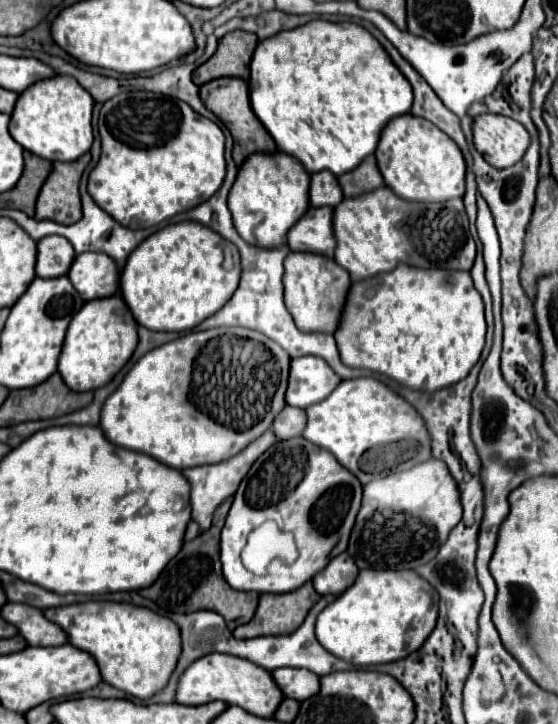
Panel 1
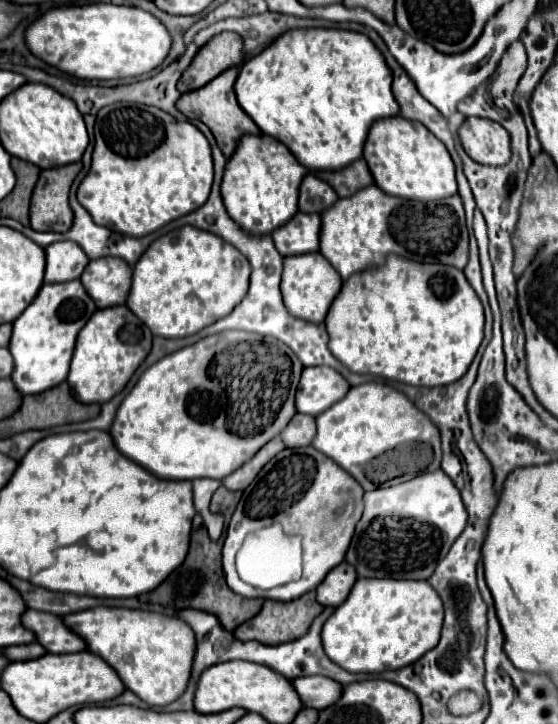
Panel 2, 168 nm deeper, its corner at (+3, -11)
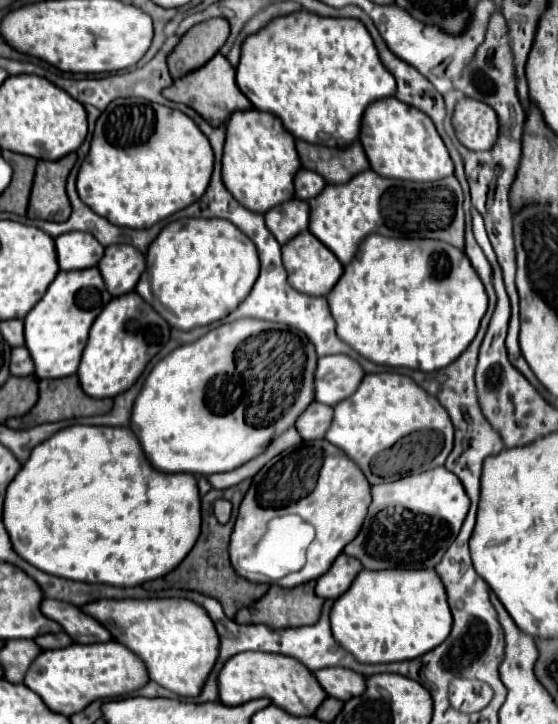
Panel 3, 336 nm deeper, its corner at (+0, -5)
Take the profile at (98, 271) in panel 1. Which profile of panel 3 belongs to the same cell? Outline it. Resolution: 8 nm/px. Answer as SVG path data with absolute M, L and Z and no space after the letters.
M114 244L106 248L106 254L100 260L98 268L102 270L102 276L106 278L106 288L112 296L128 294L136 288L146 268L146 258L134 246Z

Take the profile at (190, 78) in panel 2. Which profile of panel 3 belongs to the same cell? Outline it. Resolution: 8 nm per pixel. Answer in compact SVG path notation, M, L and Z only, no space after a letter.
M210 18L192 26L168 54L168 70L172 78L180 78L190 70L204 66L226 42L230 26L224 18Z

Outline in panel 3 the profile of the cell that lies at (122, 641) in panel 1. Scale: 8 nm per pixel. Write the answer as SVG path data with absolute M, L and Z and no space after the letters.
M124 598L96 600L82 608L86 614L102 622L120 644L136 652L150 674L150 680L180 694L198 696L218 660L220 638L208 612L188 598Z

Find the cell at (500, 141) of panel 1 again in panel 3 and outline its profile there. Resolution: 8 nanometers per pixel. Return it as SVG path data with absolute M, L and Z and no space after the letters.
M474 98L458 100L452 126L458 140L470 150L490 150L498 136L498 118L494 110Z

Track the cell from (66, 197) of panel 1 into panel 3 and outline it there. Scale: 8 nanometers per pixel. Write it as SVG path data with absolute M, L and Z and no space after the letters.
M68 154L56 162L40 160L28 202L28 218L62 222L70 216L70 200L66 196L66 178L76 162L76 154Z

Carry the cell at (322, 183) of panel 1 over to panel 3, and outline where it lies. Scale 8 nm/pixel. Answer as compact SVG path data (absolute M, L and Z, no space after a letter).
M298 170L294 176L294 196L296 198L310 200L318 196L324 186L326 182L322 182L322 178L318 178L318 174L314 174L312 170Z

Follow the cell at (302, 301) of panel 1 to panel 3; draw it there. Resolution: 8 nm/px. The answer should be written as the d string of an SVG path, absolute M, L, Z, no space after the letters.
M308 230L294 236L290 242L286 242L282 246L282 260L284 260L284 268L288 272L290 284L298 292L304 292L310 296L326 296L344 272L344 266L340 264L340 260Z

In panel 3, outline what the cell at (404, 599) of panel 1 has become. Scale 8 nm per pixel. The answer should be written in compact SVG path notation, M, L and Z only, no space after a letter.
M434 568L424 570L362 570L350 590L342 594L330 614L332 632L358 662L414 660L446 640L452 630L452 612L446 590Z

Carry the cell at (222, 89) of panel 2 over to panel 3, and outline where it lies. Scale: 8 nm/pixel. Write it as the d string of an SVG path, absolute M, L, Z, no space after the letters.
M216 54L214 58L210 58L210 62L206 62L206 66L200 66L200 68L188 72L186 76L174 80L172 86L162 90L162 96L172 102L180 102L180 104L194 108L212 126L220 126L222 122L226 122L230 118L230 114L236 110L252 108L250 100L236 86L234 68L230 66L230 62L226 62L226 58L222 54Z

